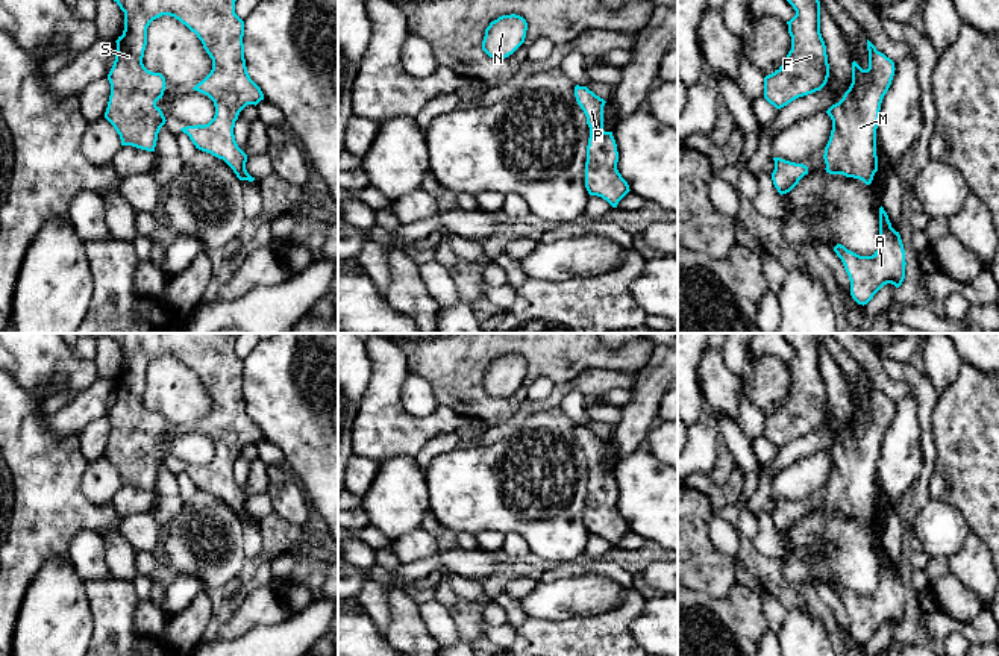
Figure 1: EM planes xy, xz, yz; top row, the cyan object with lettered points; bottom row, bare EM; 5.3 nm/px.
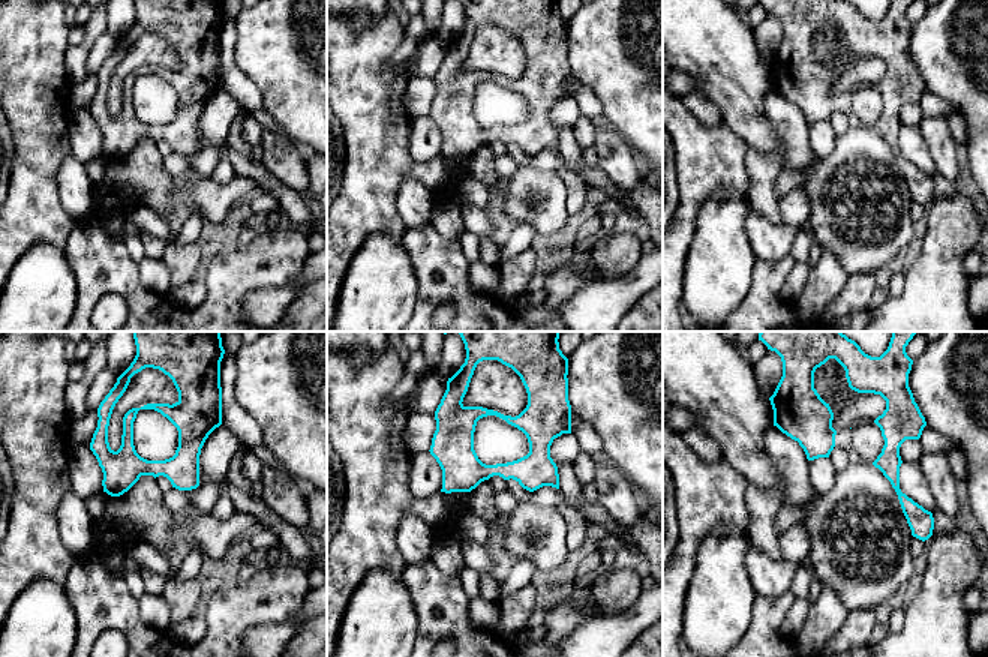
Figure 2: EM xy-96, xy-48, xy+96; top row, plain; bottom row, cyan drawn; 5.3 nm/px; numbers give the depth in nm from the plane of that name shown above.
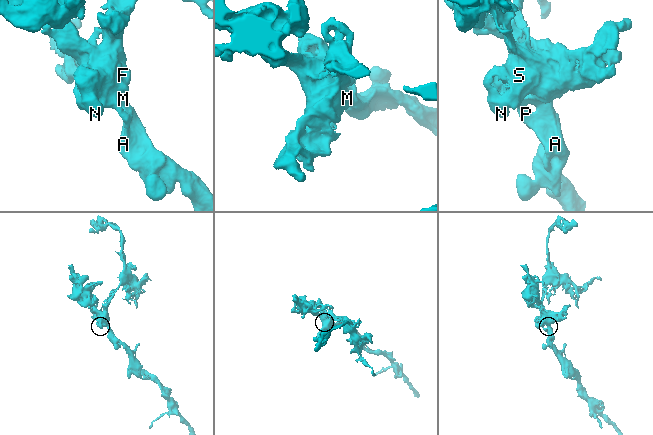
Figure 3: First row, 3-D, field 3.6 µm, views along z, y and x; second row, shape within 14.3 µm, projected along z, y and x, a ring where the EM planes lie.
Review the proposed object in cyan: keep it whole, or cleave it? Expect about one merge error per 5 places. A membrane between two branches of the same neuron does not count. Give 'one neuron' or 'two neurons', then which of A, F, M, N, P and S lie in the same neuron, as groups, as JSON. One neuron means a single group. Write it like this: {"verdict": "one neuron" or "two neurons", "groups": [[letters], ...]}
{"verdict": "one neuron", "groups": [["A", "F", "M", "N", "P", "S"]]}

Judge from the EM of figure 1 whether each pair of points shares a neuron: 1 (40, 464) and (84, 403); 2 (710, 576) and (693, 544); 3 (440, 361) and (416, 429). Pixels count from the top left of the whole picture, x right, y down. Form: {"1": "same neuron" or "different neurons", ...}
{"1": "different neurons", "2": "same neuron", "3": "different neurons"}

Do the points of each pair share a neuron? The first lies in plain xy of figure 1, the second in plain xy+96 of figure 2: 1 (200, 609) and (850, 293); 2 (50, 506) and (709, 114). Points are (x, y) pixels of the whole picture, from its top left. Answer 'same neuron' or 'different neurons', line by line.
1: same neuron
2: different neurons

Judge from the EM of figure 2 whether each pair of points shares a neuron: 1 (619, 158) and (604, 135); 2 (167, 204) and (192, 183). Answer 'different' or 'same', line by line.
1: same
2: different

